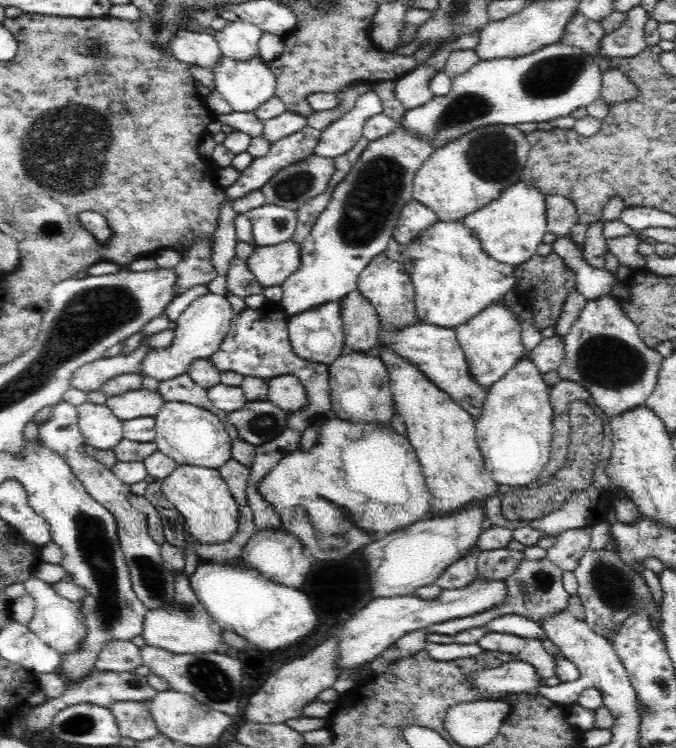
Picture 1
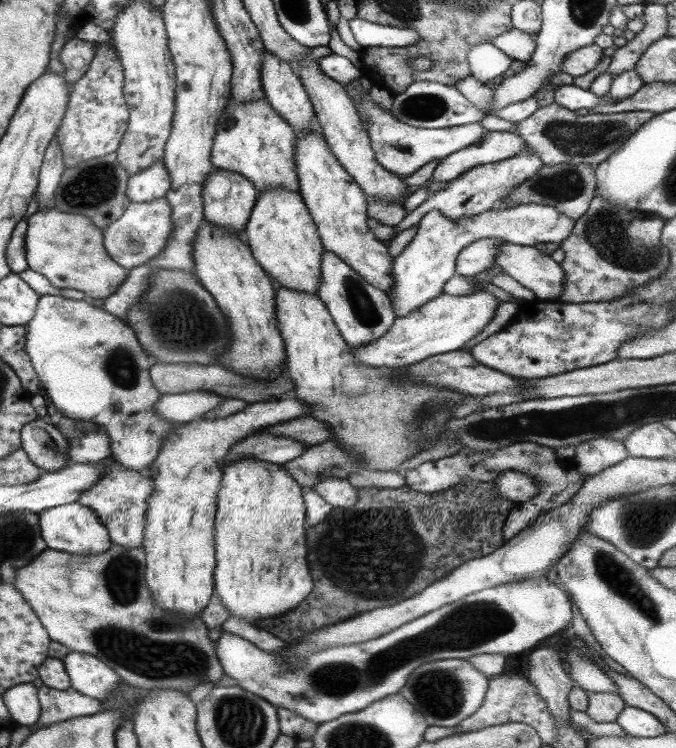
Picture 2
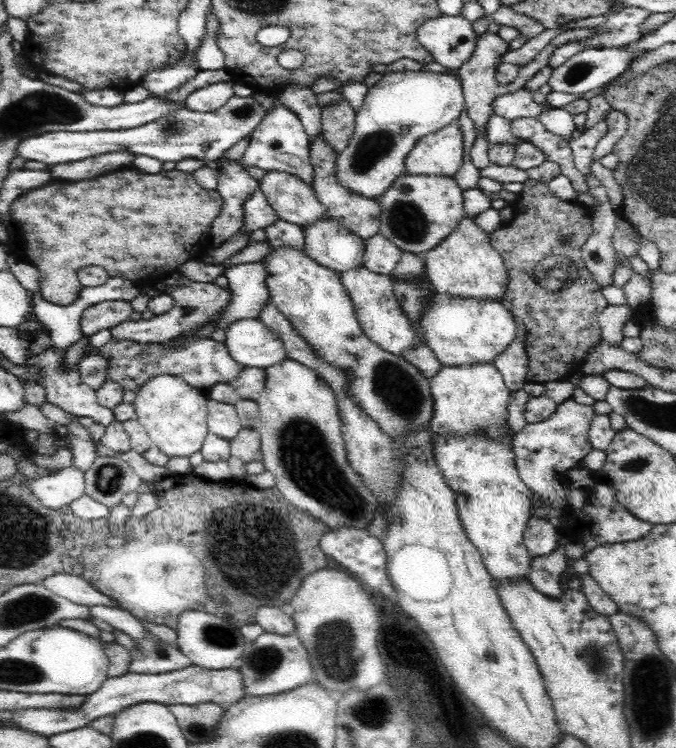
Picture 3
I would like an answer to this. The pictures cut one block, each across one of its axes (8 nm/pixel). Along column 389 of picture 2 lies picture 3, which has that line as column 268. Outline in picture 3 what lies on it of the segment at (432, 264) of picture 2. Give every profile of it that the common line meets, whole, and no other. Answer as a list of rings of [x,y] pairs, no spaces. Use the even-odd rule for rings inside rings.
[[[258,262],[253,264],[240,264],[236,267],[226,268],[225,277],[228,278],[228,287],[230,296],[227,303],[219,310],[217,317],[211,321],[200,323],[197,329],[192,329],[189,333],[181,334],[179,337],[171,338],[169,341],[162,343],[161,346],[168,346],[178,350],[180,344],[192,340],[192,338],[211,338],[216,330],[226,330],[228,326],[238,320],[244,319],[258,319],[262,314],[262,308],[266,306],[266,302],[270,299],[270,293],[266,280],[268,280],[268,273],[266,273],[267,265],[265,262]]]

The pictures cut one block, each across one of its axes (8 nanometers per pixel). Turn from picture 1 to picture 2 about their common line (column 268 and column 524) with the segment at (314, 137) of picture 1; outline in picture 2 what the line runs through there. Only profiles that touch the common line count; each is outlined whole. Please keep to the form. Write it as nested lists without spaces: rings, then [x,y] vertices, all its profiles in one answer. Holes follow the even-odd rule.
[[[527,148],[523,154],[515,154],[515,156],[499,162],[471,167],[461,176],[451,180],[445,188],[431,194],[416,209],[407,212],[403,220],[394,226],[394,231],[397,234],[410,226],[418,224],[421,217],[430,210],[436,210],[446,219],[455,220],[491,209],[493,204],[501,201],[509,194],[509,190],[513,190],[517,184],[521,184],[523,180],[527,180],[529,176],[534,175],[534,172],[538,171],[541,166],[543,166],[541,160]]]

